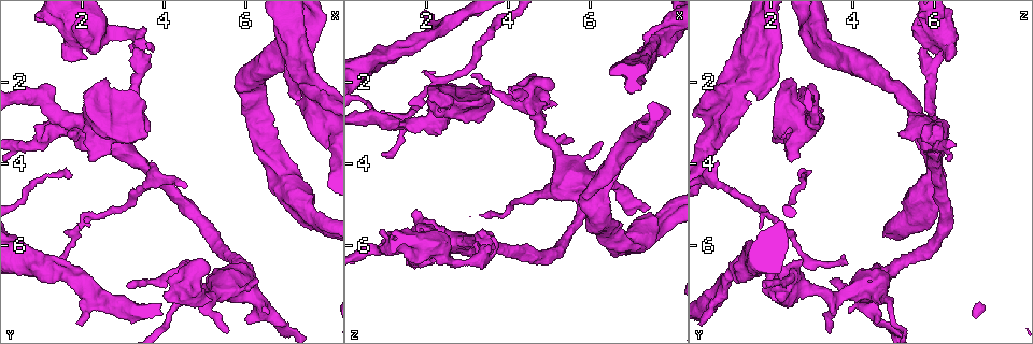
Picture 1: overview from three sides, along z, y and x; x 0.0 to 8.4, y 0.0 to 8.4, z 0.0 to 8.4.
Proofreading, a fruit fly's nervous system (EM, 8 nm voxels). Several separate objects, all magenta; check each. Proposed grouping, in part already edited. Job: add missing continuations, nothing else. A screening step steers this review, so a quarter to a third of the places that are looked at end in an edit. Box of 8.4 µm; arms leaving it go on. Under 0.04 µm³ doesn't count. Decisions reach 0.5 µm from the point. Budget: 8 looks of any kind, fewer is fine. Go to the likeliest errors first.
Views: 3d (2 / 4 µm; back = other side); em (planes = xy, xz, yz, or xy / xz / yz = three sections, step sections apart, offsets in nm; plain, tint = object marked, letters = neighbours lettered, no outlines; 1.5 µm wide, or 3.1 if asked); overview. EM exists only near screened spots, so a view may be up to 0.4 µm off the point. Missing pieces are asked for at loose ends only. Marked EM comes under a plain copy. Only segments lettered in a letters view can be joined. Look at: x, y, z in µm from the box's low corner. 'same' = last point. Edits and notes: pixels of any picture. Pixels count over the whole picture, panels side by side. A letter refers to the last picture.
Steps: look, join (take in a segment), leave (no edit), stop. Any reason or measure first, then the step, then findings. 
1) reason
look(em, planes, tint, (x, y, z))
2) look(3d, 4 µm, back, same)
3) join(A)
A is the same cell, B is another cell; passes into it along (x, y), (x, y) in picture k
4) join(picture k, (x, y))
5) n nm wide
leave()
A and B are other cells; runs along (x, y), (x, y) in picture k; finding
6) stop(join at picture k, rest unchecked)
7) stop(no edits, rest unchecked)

free end
look(3d, 4 µm, (3.10, 6.95, 1.80))

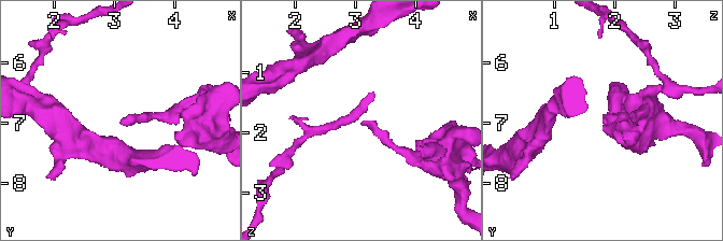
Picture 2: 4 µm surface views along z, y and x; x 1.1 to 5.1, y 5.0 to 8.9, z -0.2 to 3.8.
now the EM
look(em, planes, letters, (3.10, 6.95, 1.85))

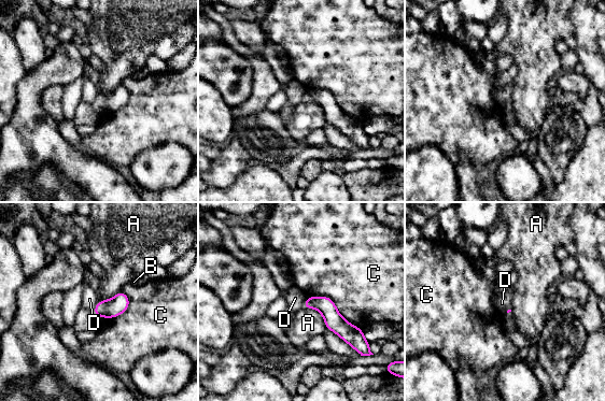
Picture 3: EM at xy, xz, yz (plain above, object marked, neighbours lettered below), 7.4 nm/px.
leave()
A, B, C and D are other cells; runs along (308, 301), (317, 302), (354, 342) in picture 3; no lettered segment goes on from it

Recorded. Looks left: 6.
an open end
look(em, planes, letters, (0.85, 6.25, 3.75))

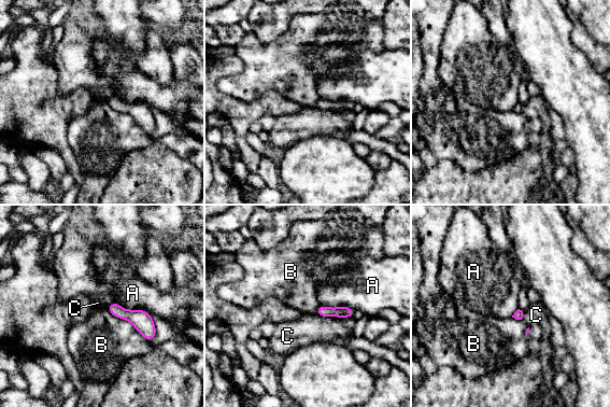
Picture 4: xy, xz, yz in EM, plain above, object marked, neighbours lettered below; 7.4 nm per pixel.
80 nm wide; B touches over 420 nm
leave()
A, B and C are other cells; none of them fits

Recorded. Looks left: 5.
an open end
look(3d, 4 µm, back, (7.65, 3.25, 0.85))

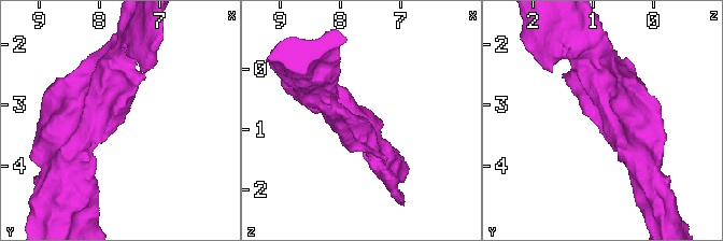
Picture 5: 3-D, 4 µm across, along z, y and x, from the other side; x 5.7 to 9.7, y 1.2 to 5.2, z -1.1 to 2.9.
look(em, xy, step 8, letters, (7.60, 3.25, 0.80))

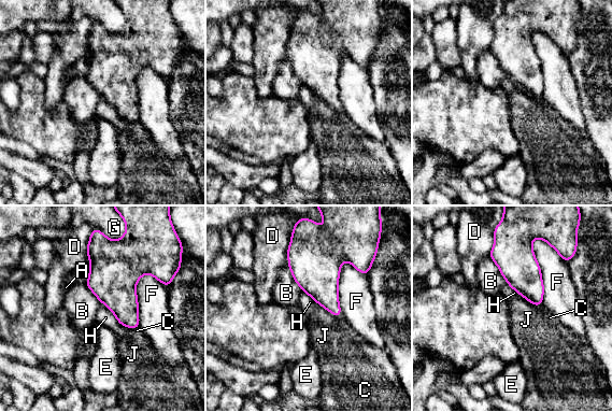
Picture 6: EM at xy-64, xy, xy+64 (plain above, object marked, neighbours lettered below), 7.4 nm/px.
another direction
look(em, planes, letters, same)

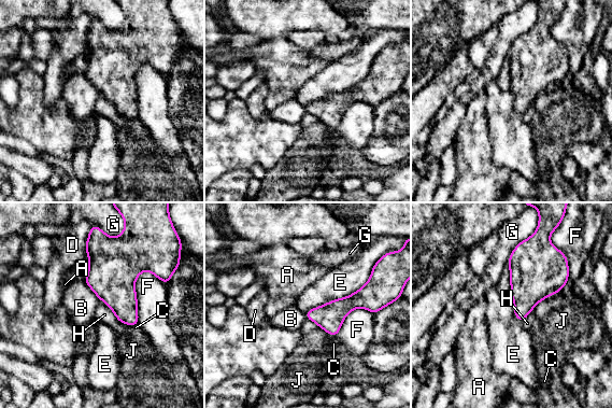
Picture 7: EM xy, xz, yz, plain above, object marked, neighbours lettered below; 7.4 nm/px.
leave()
A, B, C, D, E, F, G, H and J are other cells; runs along (369, 286), (331, 314), (308, 315) in picture 7; no lettered segment goes on from it

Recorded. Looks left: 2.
stop(no edits, rest unchecked)

